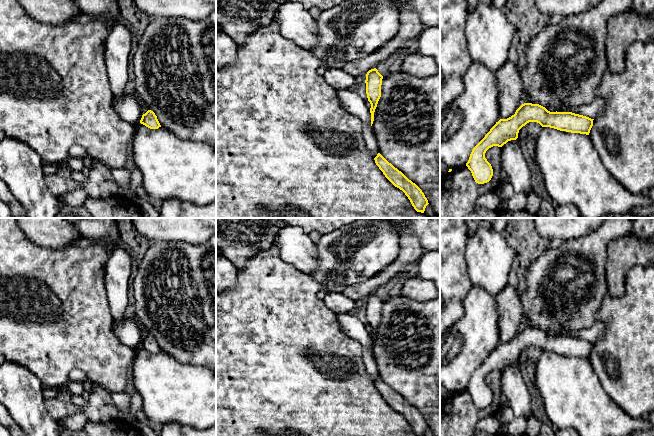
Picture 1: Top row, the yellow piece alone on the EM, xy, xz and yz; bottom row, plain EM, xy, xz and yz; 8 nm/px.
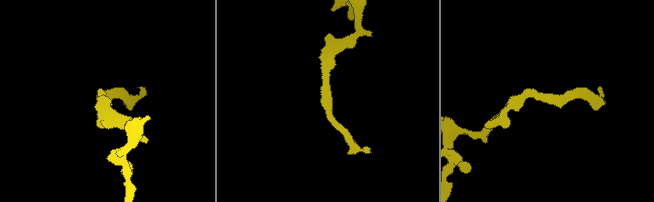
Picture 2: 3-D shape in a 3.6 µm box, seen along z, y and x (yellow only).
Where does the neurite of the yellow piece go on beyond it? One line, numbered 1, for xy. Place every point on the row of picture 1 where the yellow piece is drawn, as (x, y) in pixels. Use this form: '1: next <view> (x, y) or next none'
1: next none

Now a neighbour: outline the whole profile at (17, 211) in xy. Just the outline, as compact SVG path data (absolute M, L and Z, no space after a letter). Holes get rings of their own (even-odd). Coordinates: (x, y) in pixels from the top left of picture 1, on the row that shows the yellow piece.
M0 179L0 200L5 203L10 211L12 218L26 218L26 212L19 201L15 199L6 183Z

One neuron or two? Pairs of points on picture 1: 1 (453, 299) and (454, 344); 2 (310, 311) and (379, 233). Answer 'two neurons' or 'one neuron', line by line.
1: two neurons
2: two neurons

